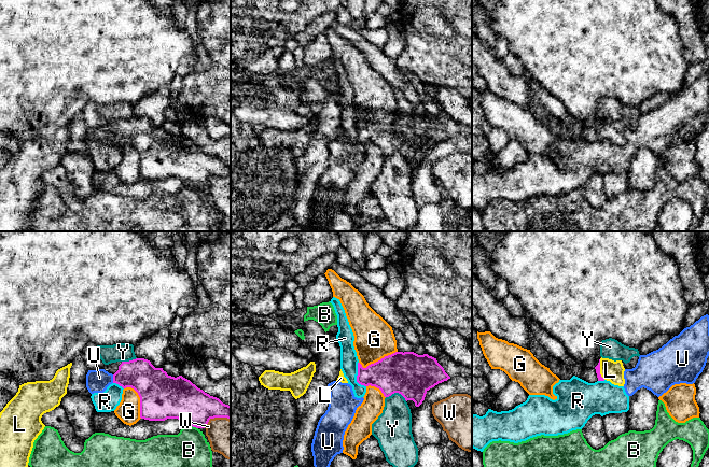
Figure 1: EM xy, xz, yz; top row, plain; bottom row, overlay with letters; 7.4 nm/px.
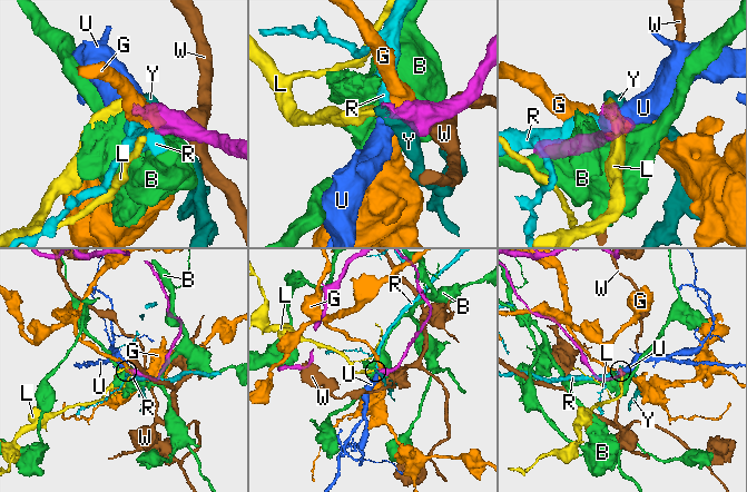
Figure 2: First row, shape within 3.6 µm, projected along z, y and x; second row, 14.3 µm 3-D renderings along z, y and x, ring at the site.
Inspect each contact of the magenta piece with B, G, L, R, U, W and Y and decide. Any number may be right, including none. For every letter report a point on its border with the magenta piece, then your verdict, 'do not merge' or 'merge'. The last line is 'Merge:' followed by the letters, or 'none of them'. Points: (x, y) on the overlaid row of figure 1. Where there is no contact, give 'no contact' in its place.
B: xy (193, 426) | do not merge
G: xz (378, 361) | do not merge
L: yz (599, 369) | merge
R: xz (357, 376) | do not merge
U: xy (113, 379) | do not merge
W: xy (216, 416) | do not merge
Y: xz (397, 392) | do not merge
Merge: L

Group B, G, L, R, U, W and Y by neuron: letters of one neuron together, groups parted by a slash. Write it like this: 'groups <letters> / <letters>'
groups B / G / L / R U / W / Y

